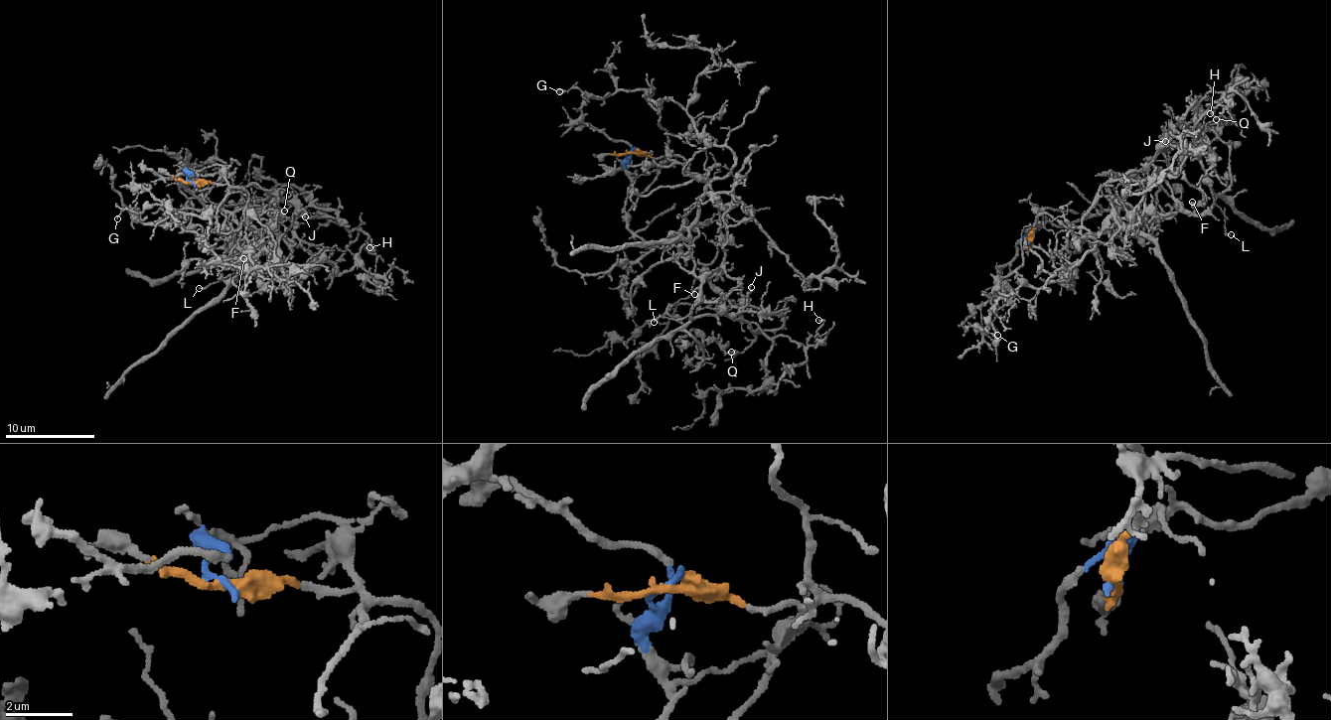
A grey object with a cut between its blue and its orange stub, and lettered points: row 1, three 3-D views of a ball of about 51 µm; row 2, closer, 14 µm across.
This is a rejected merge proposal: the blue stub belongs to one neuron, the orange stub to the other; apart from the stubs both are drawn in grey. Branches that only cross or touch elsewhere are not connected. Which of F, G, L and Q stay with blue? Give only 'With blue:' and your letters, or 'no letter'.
With blue: F, L, Q

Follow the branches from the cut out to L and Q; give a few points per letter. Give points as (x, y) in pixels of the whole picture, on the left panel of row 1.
L: (191, 182), (188, 172), (185, 183), (206, 209), (244, 210), (253, 227), (242, 244), (246, 276), (200, 288)
Q: (191, 182), (206, 209), (244, 210), (246, 277), (233, 260), (250, 203), (280, 195), (283, 212)

